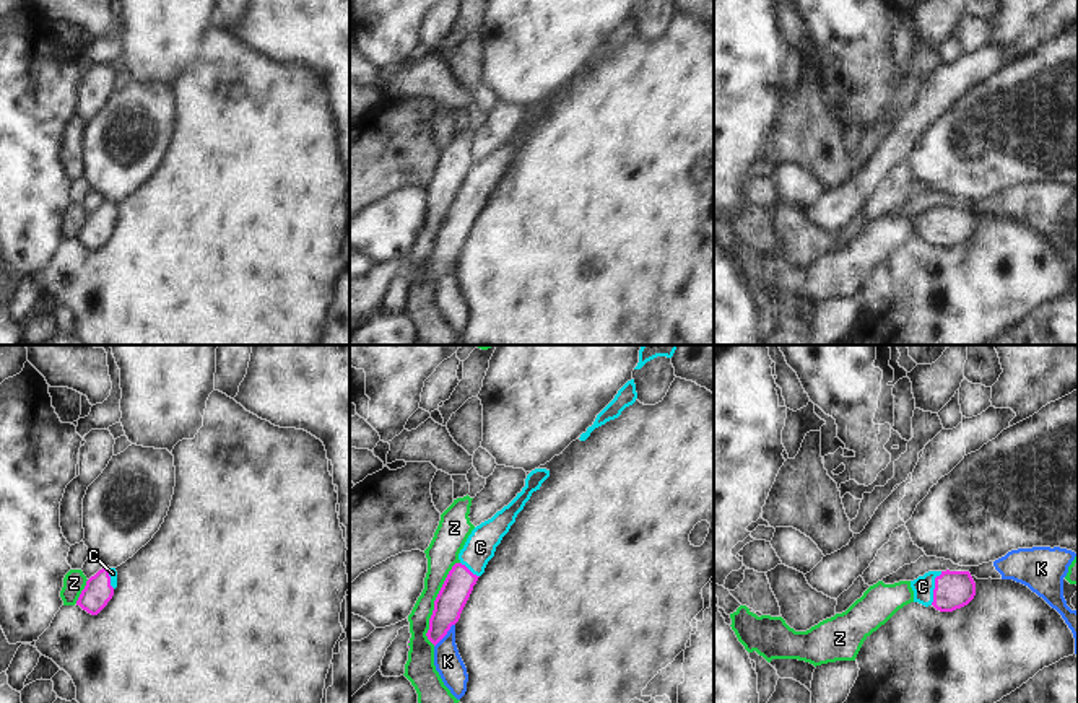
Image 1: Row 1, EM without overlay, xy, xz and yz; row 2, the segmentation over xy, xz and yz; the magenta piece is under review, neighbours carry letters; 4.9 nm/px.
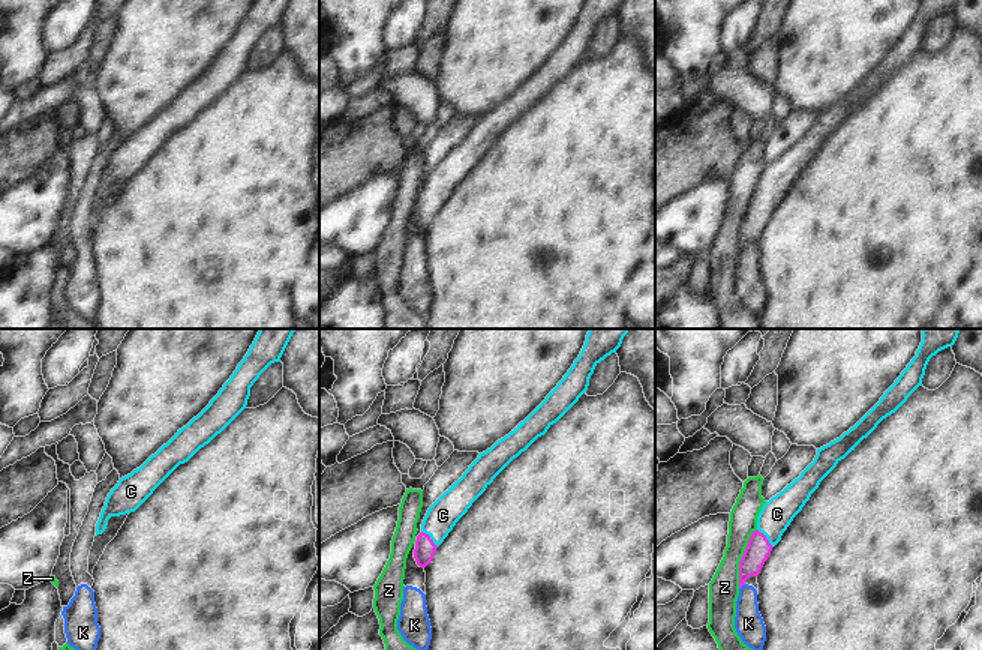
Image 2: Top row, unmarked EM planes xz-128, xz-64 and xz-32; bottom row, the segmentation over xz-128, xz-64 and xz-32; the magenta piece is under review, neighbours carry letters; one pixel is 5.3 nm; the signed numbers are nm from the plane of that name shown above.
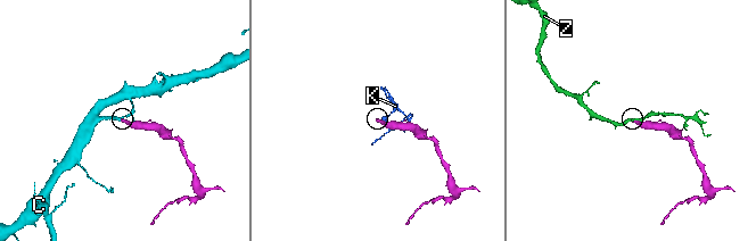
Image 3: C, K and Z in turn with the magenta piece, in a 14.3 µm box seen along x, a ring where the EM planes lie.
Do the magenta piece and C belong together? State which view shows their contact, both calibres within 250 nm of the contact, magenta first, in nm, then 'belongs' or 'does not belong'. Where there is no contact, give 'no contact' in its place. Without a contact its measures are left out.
yz | 190/100 nm | belongs

